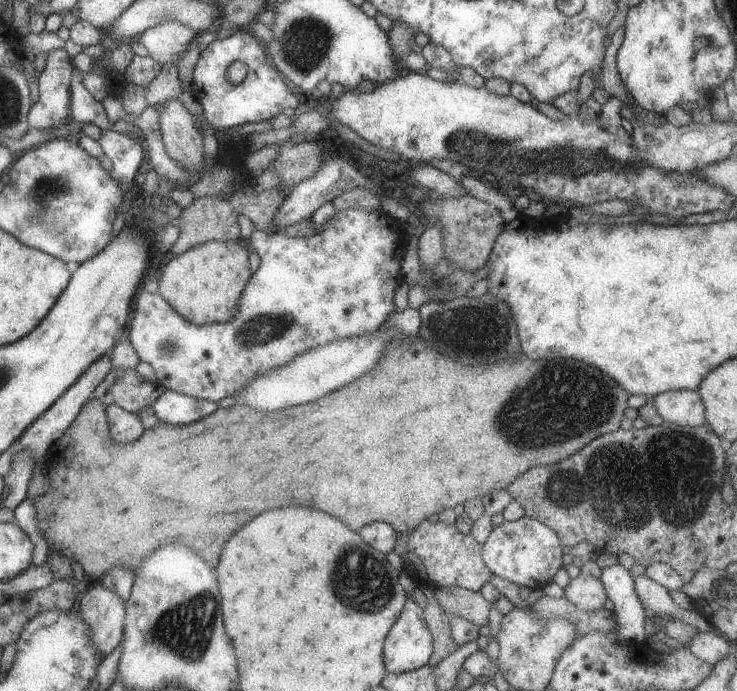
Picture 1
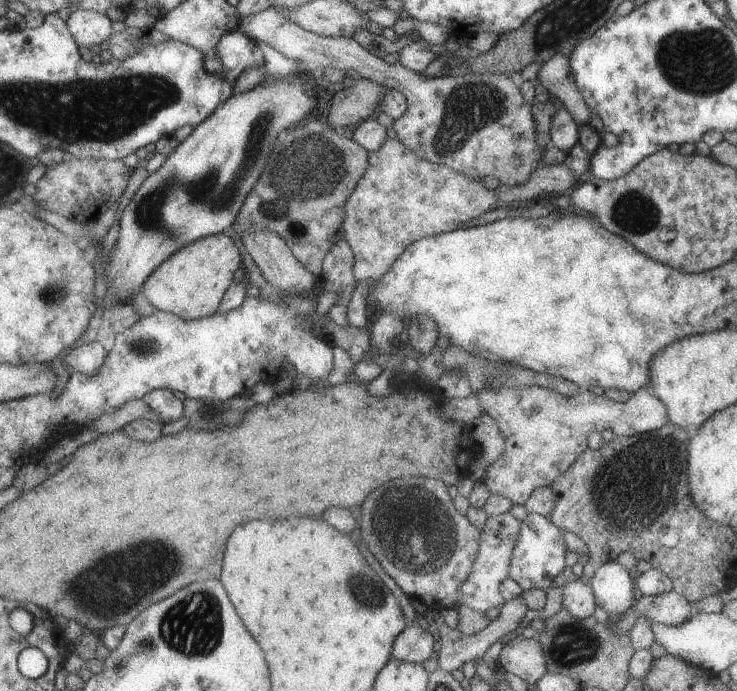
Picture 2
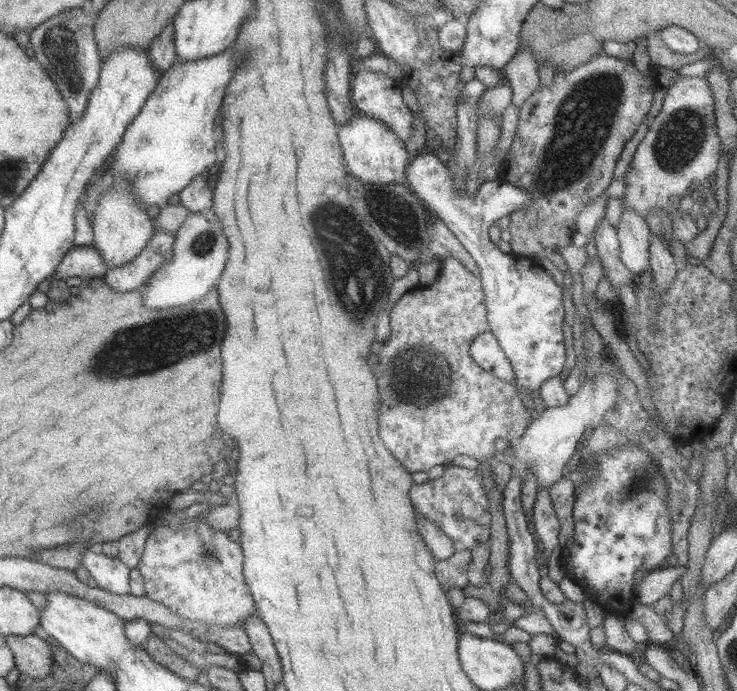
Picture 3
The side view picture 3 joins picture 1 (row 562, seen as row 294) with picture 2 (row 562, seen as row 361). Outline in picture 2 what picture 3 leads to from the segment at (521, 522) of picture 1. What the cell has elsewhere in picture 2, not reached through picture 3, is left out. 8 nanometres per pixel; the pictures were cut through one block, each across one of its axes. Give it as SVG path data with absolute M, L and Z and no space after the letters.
M529 513L519 524L519 536L511 552L508 566L508 577L517 582L523 591L533 589L547 590L553 585L553 578L561 571L567 571L565 566L565 542L563 533L543 515Z

